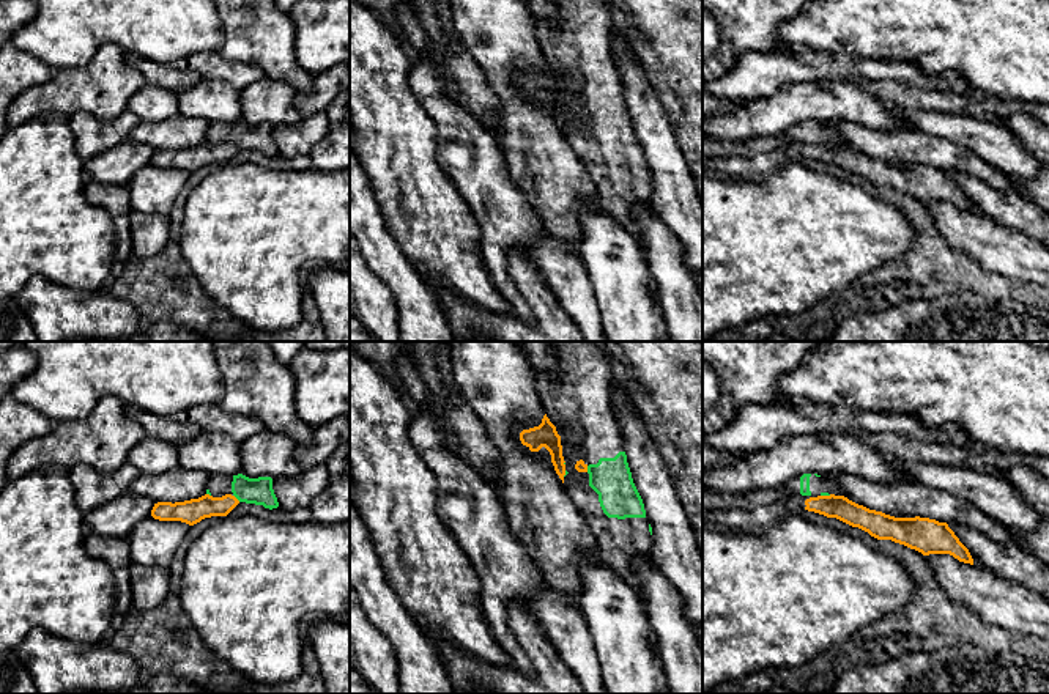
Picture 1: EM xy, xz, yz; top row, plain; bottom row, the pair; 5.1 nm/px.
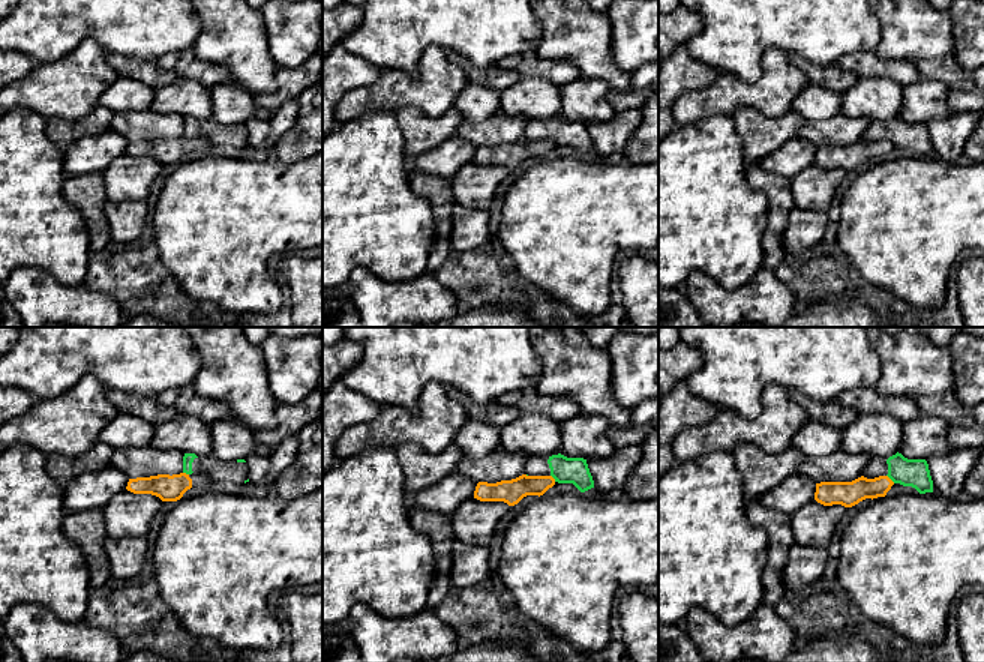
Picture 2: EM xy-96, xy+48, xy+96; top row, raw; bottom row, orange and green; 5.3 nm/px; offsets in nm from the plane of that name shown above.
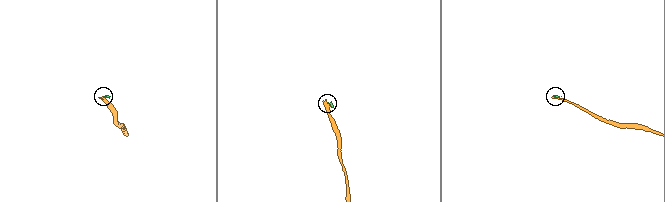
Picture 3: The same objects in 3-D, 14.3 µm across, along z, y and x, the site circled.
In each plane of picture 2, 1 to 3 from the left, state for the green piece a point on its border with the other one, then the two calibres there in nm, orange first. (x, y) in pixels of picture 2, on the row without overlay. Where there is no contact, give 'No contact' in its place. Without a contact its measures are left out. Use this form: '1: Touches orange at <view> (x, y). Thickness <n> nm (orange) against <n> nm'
1: Touches orange at xy-96 (185, 137). Thickness 140 nm (orange) against 60 nm
2: Touches orange at xy+48 (552, 141). Thickness 130 nm (orange) against 140 nm
3: Touches orange at xy+96 (890, 143). Thickness 140 nm (orange) against 150 nm

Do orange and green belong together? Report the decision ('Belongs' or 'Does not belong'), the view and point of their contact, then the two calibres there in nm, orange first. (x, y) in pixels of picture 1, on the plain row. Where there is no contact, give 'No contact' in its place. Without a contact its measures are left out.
Does not belong. Touches orange at xy (235, 145). Thickness 130 nm (orange) against 140 nm

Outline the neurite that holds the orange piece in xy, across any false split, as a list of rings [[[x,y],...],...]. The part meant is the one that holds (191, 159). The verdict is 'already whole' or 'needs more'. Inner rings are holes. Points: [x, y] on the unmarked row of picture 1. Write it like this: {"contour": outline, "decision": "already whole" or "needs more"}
{"contour": [[[205,142],[184,150],[158,150],[151,157],[151,164],[159,168],[181,168],[194,173],[205,165],[227,164],[238,151],[239,148],[232,142],[222,145]]], "decision": "already whole"}

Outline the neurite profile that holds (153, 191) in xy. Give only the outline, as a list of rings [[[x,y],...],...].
[[[148,164],[126,186],[131,208],[146,214],[169,216],[189,175],[181,168],[159,168]]]

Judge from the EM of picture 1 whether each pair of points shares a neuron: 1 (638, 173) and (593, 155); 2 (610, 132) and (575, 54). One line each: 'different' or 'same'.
1: same
2: same

